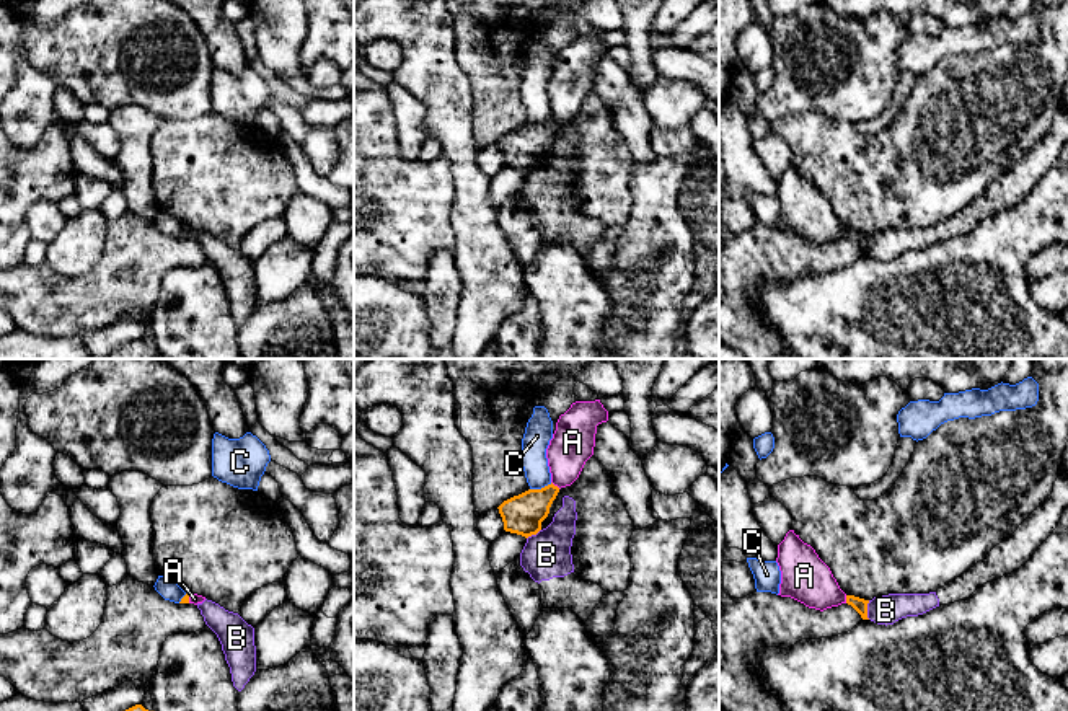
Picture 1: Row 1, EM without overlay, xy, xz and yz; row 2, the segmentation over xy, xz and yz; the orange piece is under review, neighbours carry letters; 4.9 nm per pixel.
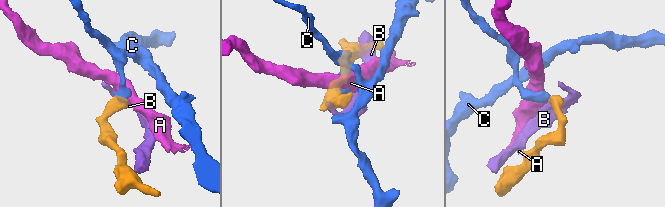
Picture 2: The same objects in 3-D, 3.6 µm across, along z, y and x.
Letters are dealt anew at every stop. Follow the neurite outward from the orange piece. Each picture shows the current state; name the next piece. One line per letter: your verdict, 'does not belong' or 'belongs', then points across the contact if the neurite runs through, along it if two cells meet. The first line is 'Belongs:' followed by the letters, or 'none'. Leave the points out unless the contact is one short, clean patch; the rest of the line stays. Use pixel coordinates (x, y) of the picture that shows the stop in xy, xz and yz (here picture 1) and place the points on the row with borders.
Belongs: none
A: does not belong; border along xz (551, 481), (560, 488)
B: does not belong; border along yz (869, 600), (868, 618)
C: does not belong; border along xz (551, 483), (530, 490)

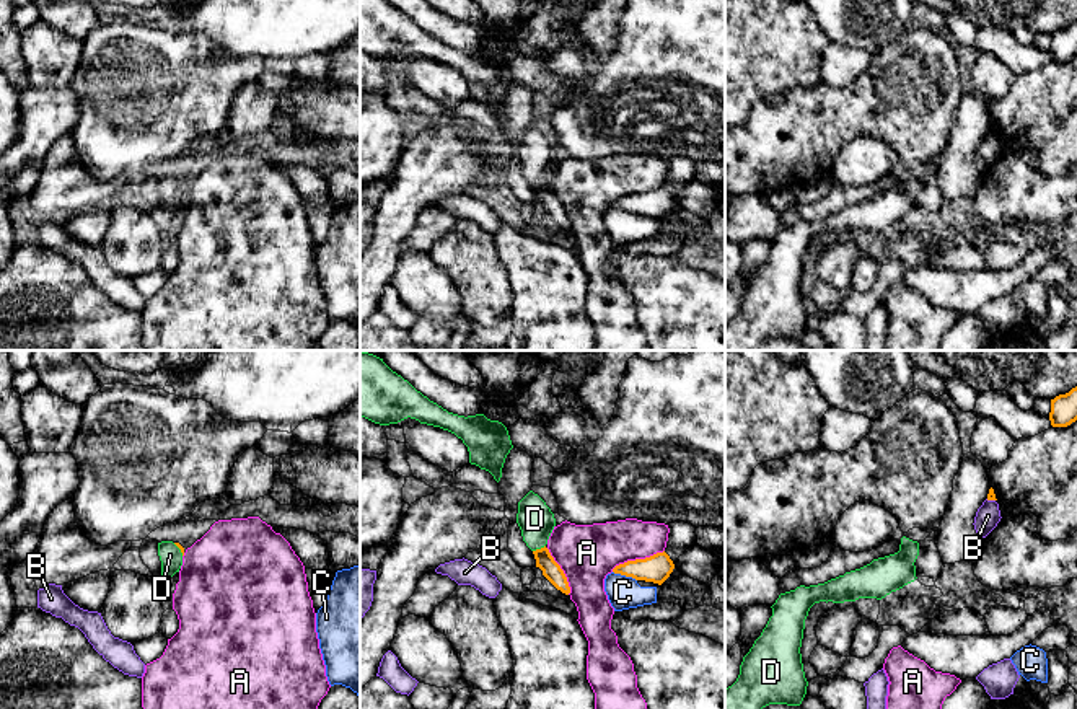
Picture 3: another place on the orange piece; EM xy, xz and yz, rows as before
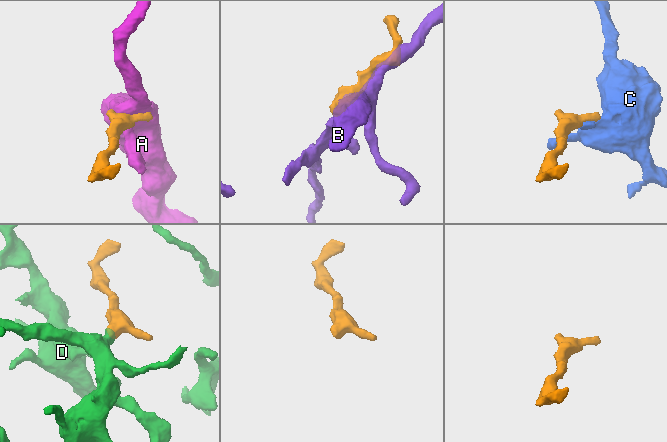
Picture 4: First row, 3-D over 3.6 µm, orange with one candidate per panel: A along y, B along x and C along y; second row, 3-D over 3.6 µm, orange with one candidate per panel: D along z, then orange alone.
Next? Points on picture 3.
Belongs: D
A: does not belong
B: does not belong; border along yz (986, 499), (994, 501)
C: does not belong; border along xz (613, 571), (631, 576), (636, 581)
D: belongs; runs through xz (545, 561), (538, 550), (535, 519)

